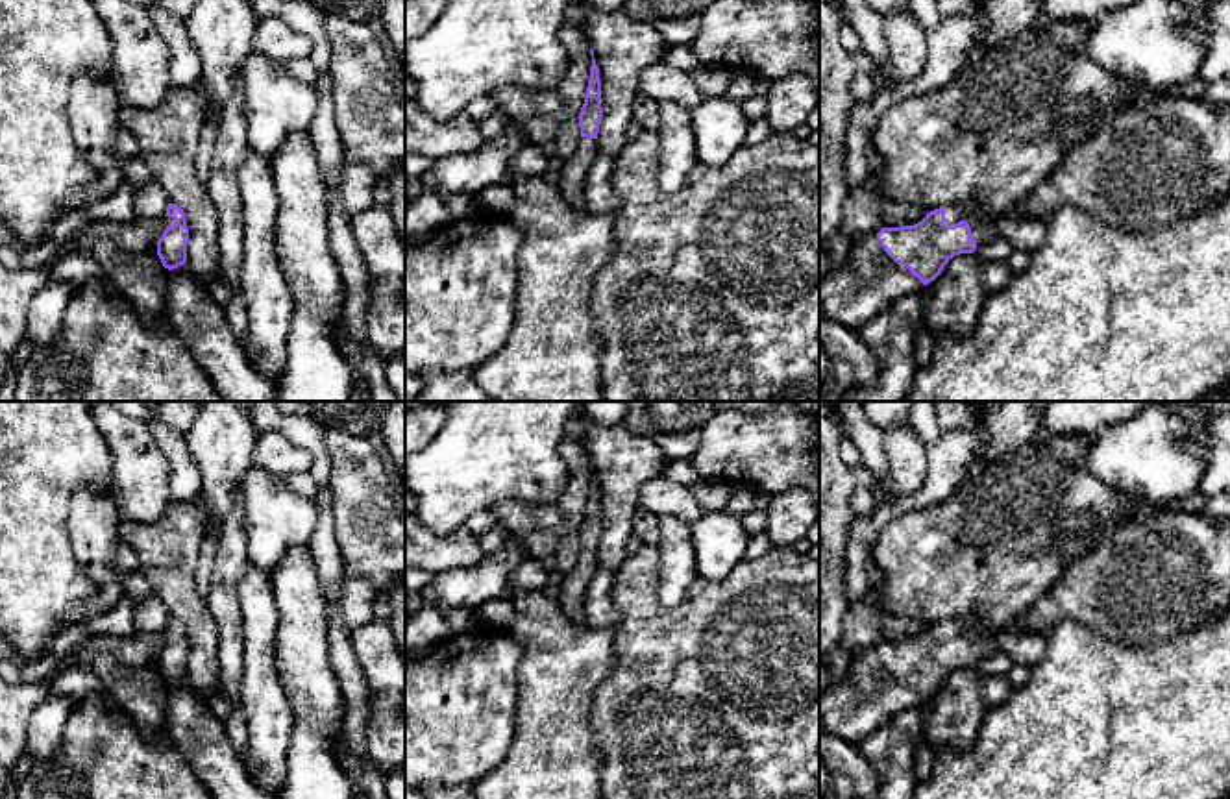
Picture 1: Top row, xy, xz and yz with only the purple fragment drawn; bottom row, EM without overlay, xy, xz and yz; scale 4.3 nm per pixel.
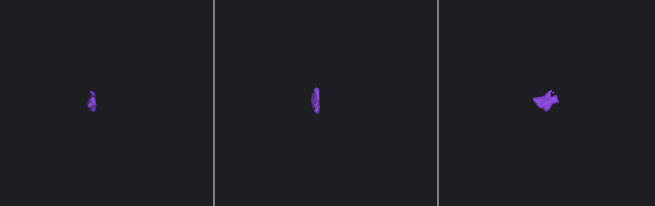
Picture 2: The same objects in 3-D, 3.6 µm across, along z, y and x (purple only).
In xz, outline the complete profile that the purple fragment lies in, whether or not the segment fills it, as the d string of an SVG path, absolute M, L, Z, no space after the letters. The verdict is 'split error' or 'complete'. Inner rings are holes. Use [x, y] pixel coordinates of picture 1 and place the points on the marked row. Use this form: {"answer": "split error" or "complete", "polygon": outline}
{"answer": "split error", "polygon": "M592 54L590 80L584 94L584 104L579 113L581 139L577 150L566 159L562 172L559 174L559 189L564 200L575 209L583 211L583 187L586 172L599 155L597 133L603 117L601 107L601 80L599 68Z"}

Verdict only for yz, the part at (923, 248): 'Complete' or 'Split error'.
Split error

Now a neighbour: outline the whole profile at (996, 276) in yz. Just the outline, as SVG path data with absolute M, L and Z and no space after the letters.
M986 263L982 266L982 281L986 287L988 294L993 294L997 290L1001 290L1002 287L1006 287L1006 283L1012 279L1012 270L1008 264L1004 263Z

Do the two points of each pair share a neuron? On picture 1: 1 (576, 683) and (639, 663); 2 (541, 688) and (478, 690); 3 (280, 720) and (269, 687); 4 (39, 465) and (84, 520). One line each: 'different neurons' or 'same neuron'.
1: different neurons
2: different neurons
3: same neuron
4: different neurons

